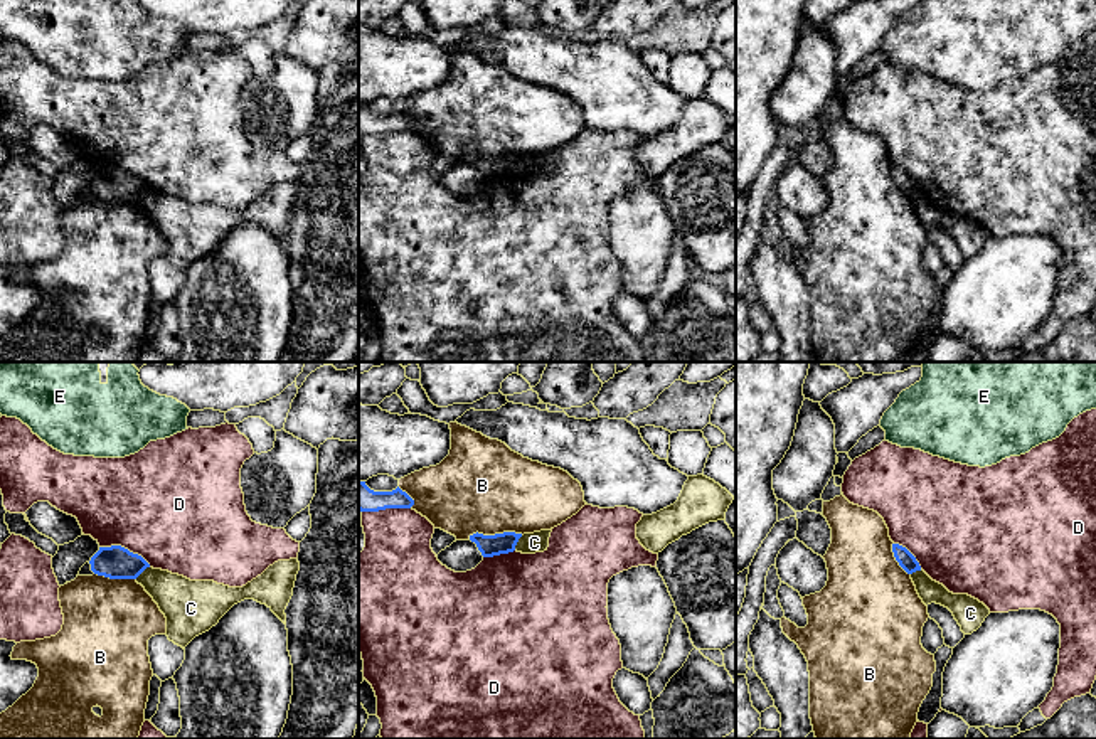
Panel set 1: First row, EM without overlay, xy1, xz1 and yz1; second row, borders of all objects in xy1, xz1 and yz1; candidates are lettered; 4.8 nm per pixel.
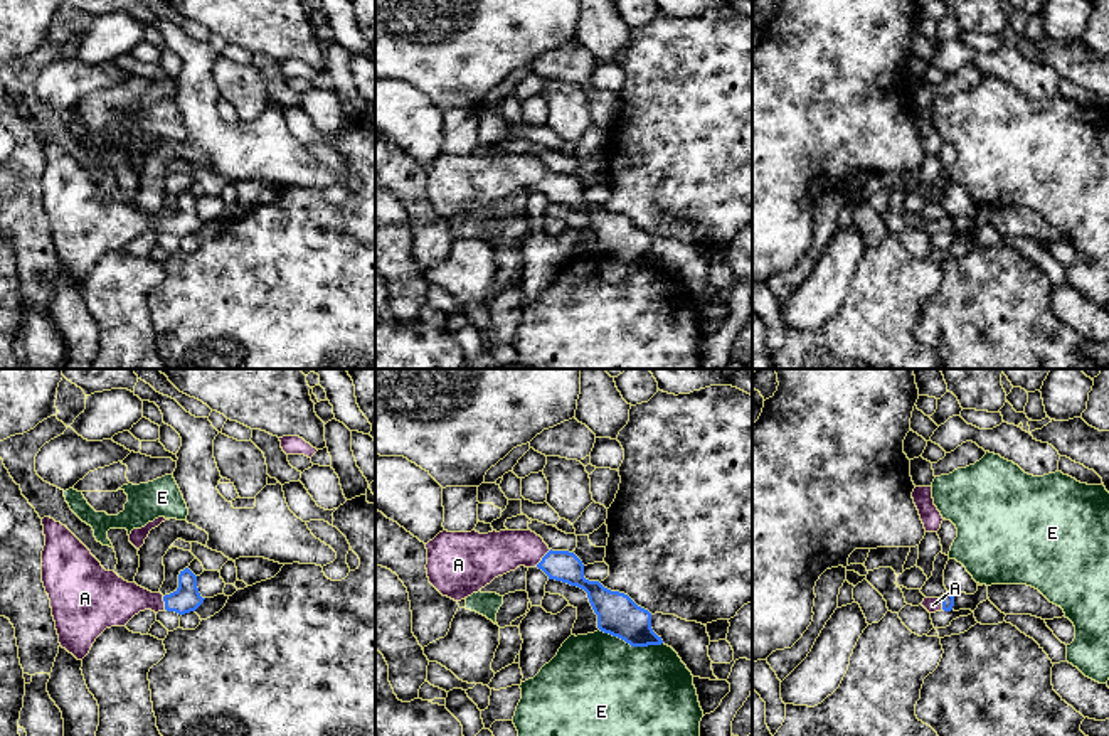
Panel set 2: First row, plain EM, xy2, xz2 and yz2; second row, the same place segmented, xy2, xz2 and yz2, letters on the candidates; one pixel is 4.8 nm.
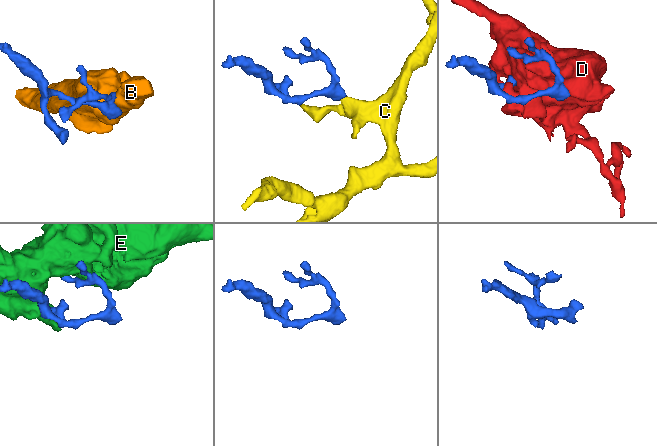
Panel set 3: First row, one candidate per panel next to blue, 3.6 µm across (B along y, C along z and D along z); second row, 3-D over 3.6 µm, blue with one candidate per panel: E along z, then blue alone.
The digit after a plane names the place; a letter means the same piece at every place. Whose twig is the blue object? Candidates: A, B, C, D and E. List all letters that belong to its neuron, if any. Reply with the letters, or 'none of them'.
A

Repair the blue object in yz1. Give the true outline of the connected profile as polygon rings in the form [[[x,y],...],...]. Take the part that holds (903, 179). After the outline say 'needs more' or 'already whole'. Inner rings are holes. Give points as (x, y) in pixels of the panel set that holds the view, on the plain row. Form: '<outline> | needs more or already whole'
[[[892,167],[892,175],[896,183],[899,185],[899,189],[907,195],[912,197],[916,194],[921,194],[919,185],[916,183],[916,180],[902,168],[899,167]]] | already whole

